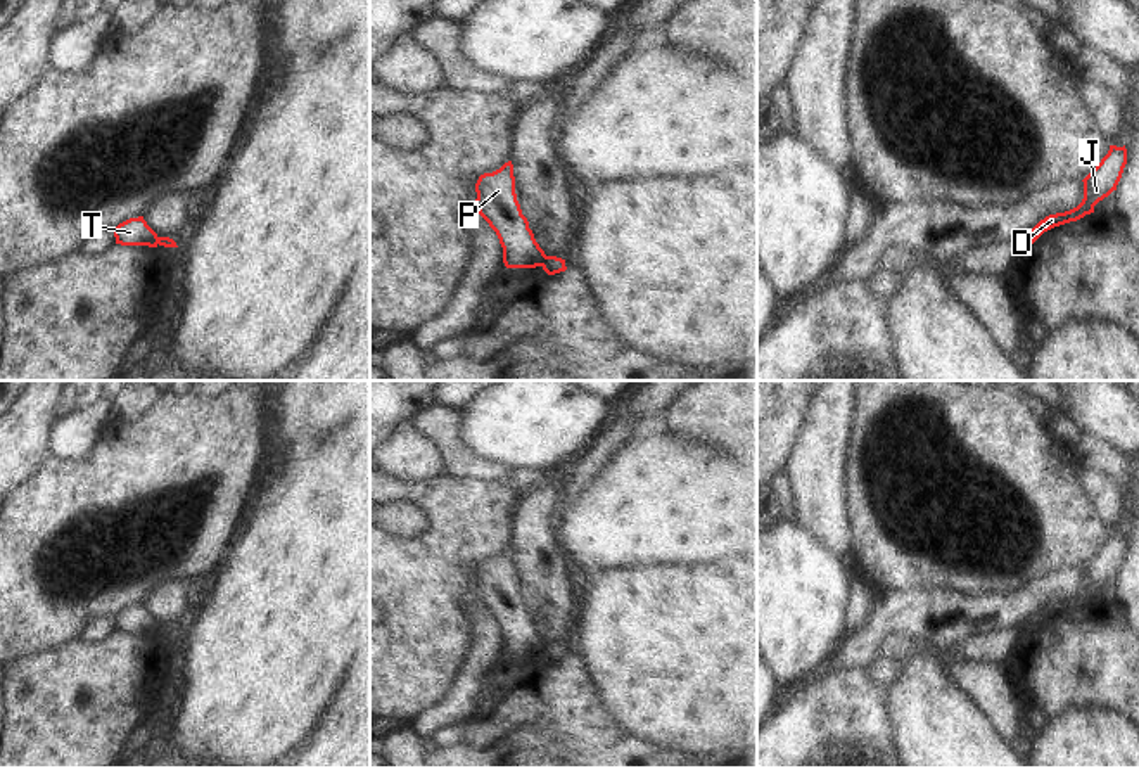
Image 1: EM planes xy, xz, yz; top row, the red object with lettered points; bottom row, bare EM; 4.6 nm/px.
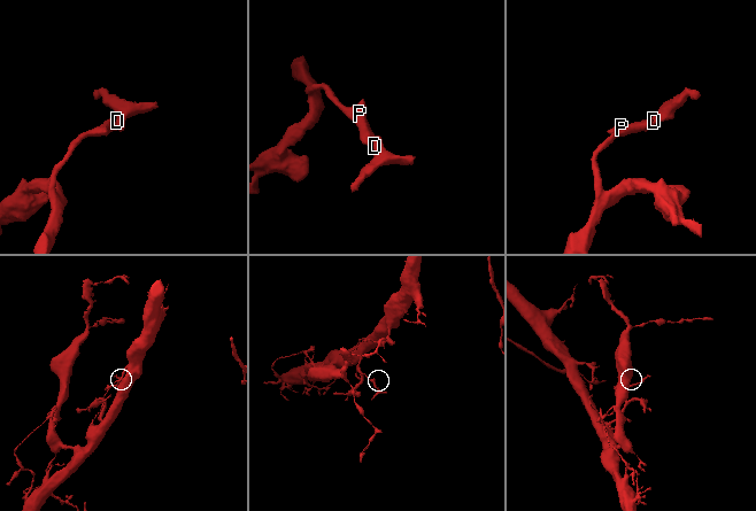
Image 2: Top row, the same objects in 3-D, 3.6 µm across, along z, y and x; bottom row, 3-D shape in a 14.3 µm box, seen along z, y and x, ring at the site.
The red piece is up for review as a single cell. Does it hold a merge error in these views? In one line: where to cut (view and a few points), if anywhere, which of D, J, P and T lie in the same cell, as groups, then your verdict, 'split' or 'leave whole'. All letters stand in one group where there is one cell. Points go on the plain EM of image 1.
cut xz (547, 644), (540, 652); groups D J / P T; split

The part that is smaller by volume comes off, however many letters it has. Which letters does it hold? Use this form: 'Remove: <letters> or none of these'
Remove: D, J

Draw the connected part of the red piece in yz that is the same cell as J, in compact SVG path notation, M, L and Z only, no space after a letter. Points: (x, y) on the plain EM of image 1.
M1110 533L1108 541L1101 547L1101 550L1082 567L1084 569L1084 586L1082 590L1065 600L1049 602L1040 607L1034 616L1030 616L1021 631L1034 631L1044 619L1084 605L1085 602L1094 600L1094 593L1108 585L1122 566L1123 555L1127 552L1127 536Z

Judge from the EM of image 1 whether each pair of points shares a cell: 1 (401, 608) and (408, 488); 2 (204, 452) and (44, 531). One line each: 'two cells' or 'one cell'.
1: one cell
2: one cell

